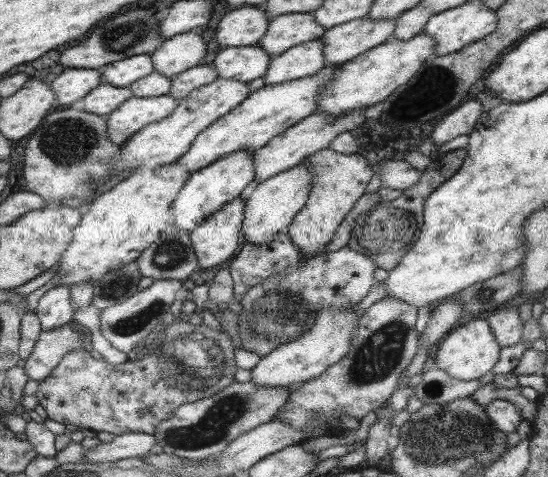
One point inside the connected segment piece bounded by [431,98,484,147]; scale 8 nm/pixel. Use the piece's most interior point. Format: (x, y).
(463, 120)

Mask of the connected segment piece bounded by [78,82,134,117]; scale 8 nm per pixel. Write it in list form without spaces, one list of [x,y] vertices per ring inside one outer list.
[[[102,82],[95,90],[86,95],[78,106],[91,114],[107,117],[125,100],[133,96],[130,87],[118,88]]]

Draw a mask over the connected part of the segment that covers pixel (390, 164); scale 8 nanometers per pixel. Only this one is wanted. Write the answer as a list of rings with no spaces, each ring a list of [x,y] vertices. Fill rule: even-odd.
[[[396,156],[384,164],[378,164],[375,168],[376,174],[382,180],[381,186],[392,188],[392,190],[404,190],[416,184],[422,176],[422,172],[413,168],[407,161],[403,161],[400,156]]]

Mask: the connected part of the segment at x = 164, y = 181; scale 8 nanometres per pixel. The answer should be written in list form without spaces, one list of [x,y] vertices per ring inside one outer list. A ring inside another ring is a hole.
[[[177,163],[164,164],[164,166],[160,166],[154,170],[150,170],[150,168],[138,168],[138,170],[134,170],[132,174],[128,174],[123,181],[115,185],[109,191],[100,194],[100,196],[96,196],[93,200],[88,204],[88,207],[83,210],[82,218],[80,219],[79,226],[74,230],[74,239],[71,242],[71,246],[68,247],[68,250],[64,251],[63,258],[60,258],[58,266],[58,270],[56,270],[56,275],[52,278],[52,284],[54,287],[56,286],[68,286],[72,287],[74,284],[80,284],[80,282],[88,282],[88,280],[97,281],[100,278],[106,276],[107,273],[113,272],[114,270],[120,269],[122,266],[126,264],[131,264],[135,262],[140,255],[143,254],[143,251],[146,251],[148,247],[151,246],[152,243],[155,243],[156,240],[160,238],[160,235],[163,234],[163,231],[166,231],[170,226],[174,226],[174,212],[172,210],[172,205],[175,200],[179,198],[180,191],[183,190],[184,185],[188,182],[188,179],[191,178],[191,173],[188,172],[188,166],[180,165]]]

